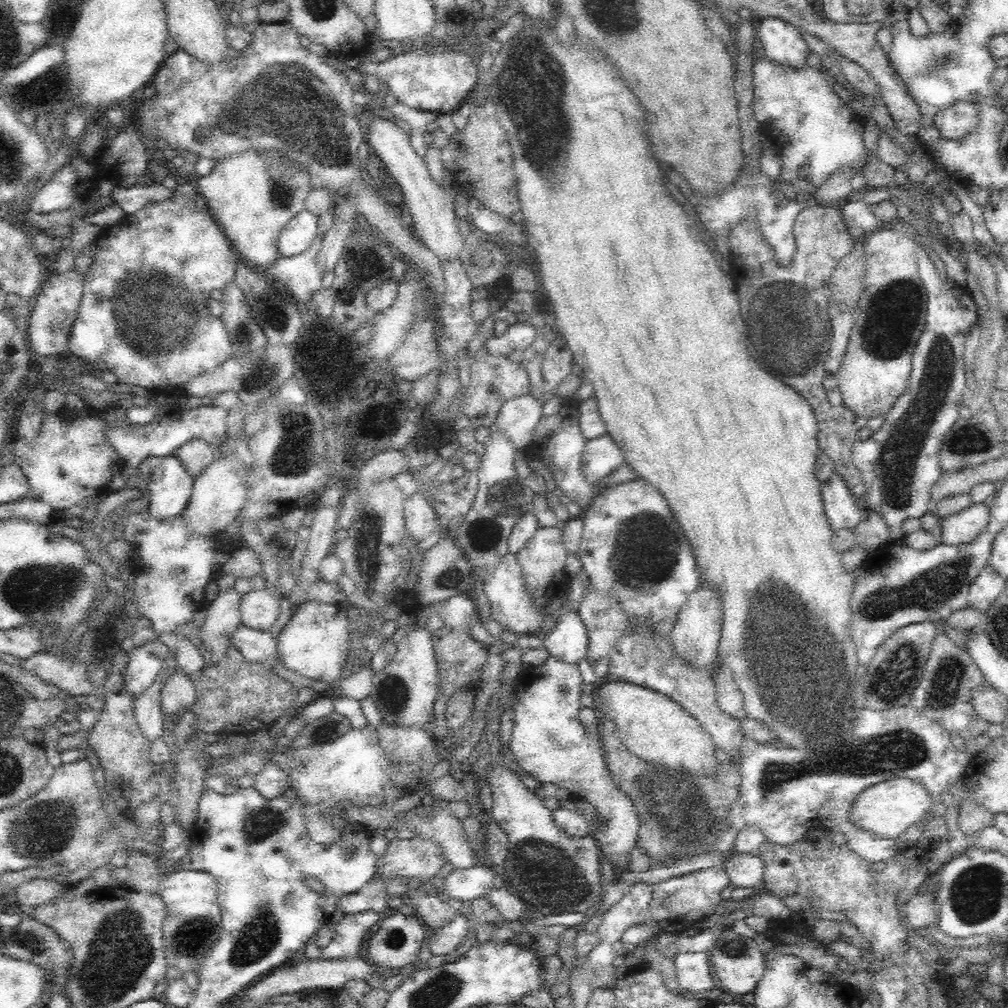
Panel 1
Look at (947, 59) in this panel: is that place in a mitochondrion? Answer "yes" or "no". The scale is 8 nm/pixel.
yes

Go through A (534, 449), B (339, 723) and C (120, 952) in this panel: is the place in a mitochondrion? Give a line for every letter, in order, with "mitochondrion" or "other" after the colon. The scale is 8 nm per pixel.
A: other
B: other
C: mitochondrion

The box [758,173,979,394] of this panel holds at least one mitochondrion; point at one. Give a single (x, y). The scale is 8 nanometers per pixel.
(895, 313)

